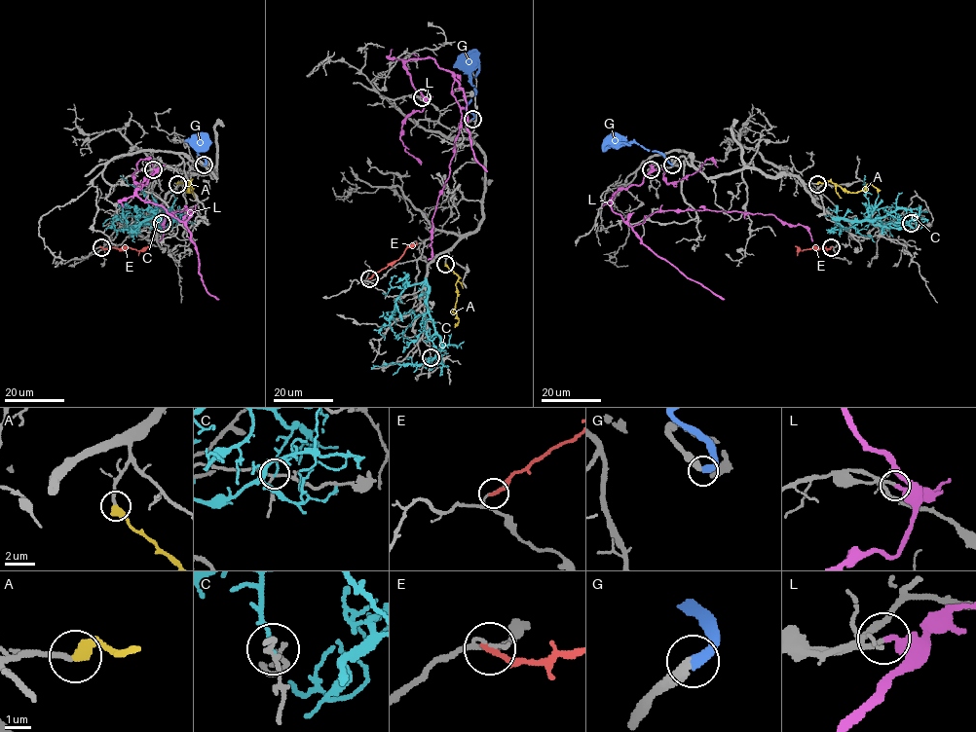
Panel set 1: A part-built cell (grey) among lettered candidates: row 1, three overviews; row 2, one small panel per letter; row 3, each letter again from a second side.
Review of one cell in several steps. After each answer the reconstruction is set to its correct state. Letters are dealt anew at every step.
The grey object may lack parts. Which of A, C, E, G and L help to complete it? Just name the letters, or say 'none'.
A, G

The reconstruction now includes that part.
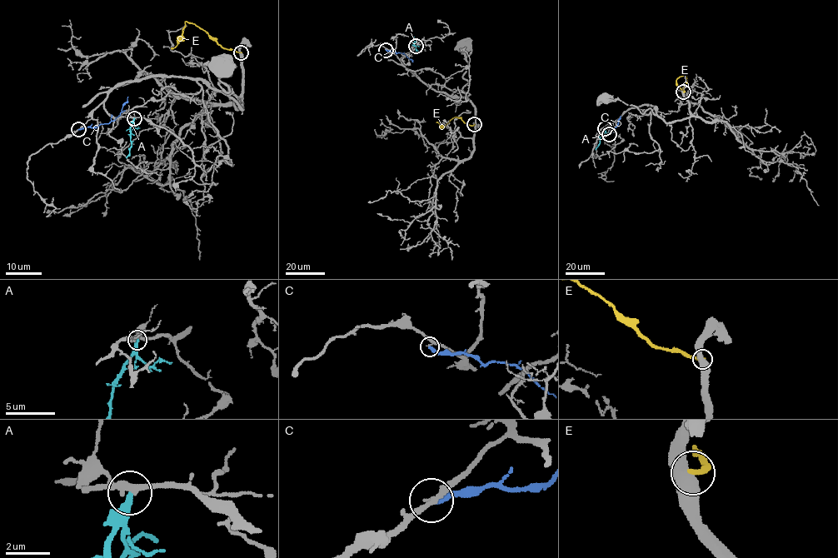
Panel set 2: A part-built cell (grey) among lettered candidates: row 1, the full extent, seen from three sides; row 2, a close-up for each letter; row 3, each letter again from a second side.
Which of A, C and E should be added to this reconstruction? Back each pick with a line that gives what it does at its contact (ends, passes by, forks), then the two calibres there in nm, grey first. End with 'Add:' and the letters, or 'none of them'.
Add: none of them

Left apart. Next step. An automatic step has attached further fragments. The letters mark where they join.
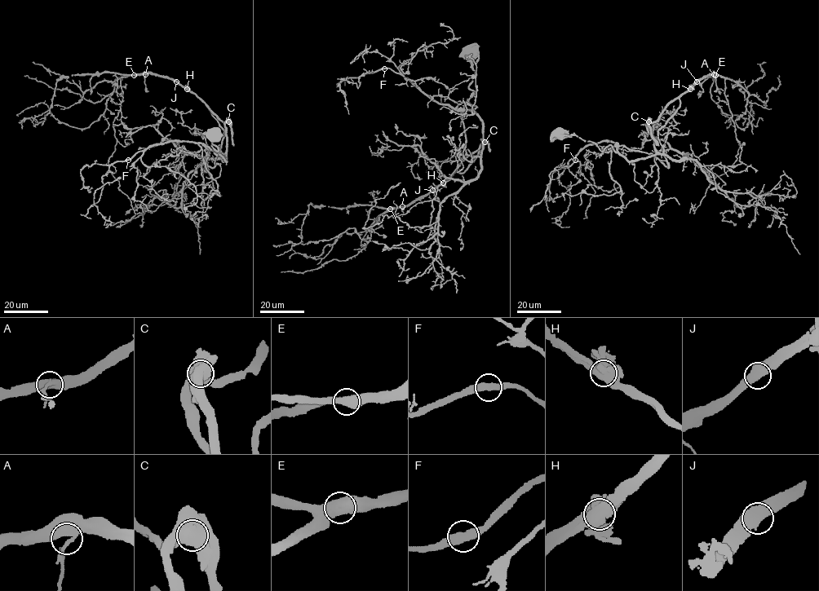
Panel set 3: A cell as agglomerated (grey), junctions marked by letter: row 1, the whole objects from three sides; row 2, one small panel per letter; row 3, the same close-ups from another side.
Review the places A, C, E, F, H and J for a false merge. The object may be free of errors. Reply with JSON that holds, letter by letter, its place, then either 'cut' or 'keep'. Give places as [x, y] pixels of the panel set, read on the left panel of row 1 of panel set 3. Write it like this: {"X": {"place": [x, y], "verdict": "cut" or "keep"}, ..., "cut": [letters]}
{"A": {"place": [145, 74], "verdict": "keep"}, "C": {"place": [228, 121], "verdict": "cut"}, "E": {"place": [134, 75], "verdict": "keep"}, "F": {"place": [128, 160], "verdict": "keep"}, "H": {"place": [187, 89], "verdict": "keep"}, "J": {"place": [176, 81], "verdict": "keep"}, "cut": ["C"]}

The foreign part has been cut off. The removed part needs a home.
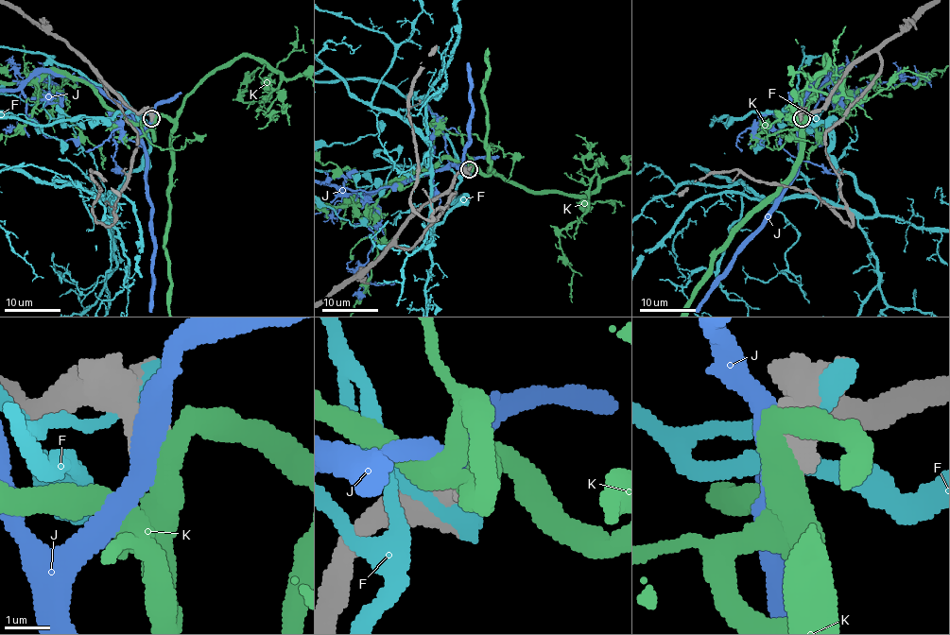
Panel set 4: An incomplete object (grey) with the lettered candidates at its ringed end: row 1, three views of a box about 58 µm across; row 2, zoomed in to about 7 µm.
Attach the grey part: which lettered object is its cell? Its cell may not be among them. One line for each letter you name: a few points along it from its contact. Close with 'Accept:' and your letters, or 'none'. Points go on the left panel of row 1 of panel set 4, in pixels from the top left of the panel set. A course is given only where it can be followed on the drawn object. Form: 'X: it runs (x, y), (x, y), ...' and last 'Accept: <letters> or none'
Accept: none

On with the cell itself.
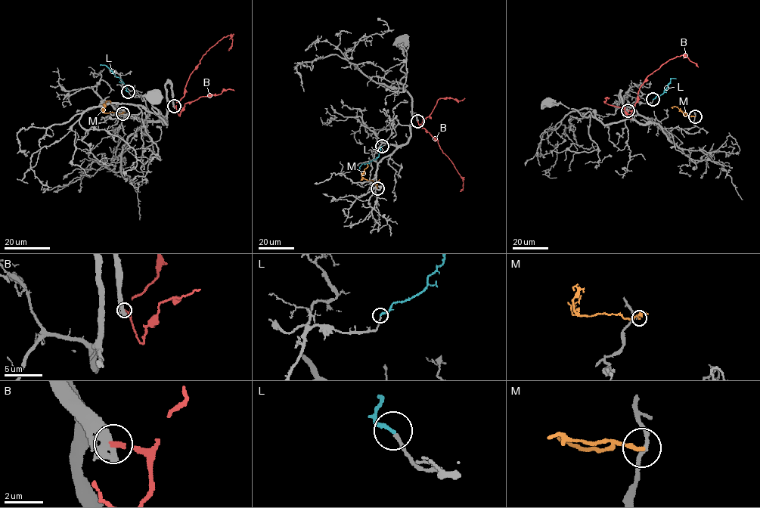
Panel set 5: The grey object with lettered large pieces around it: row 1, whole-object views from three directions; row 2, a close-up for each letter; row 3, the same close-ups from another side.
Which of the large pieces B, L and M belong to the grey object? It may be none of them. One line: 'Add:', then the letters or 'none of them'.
Add: L

